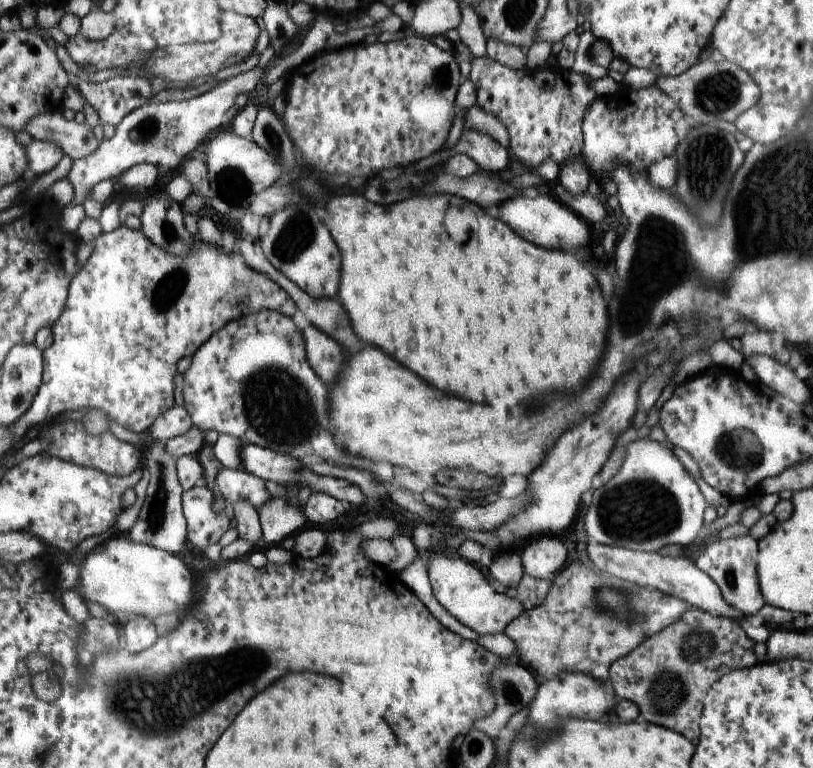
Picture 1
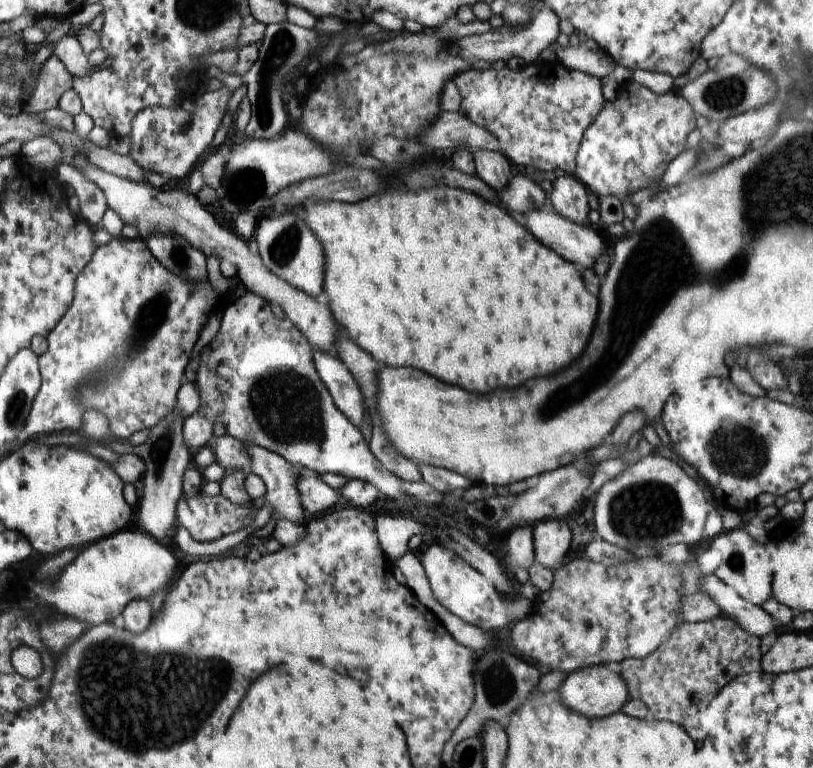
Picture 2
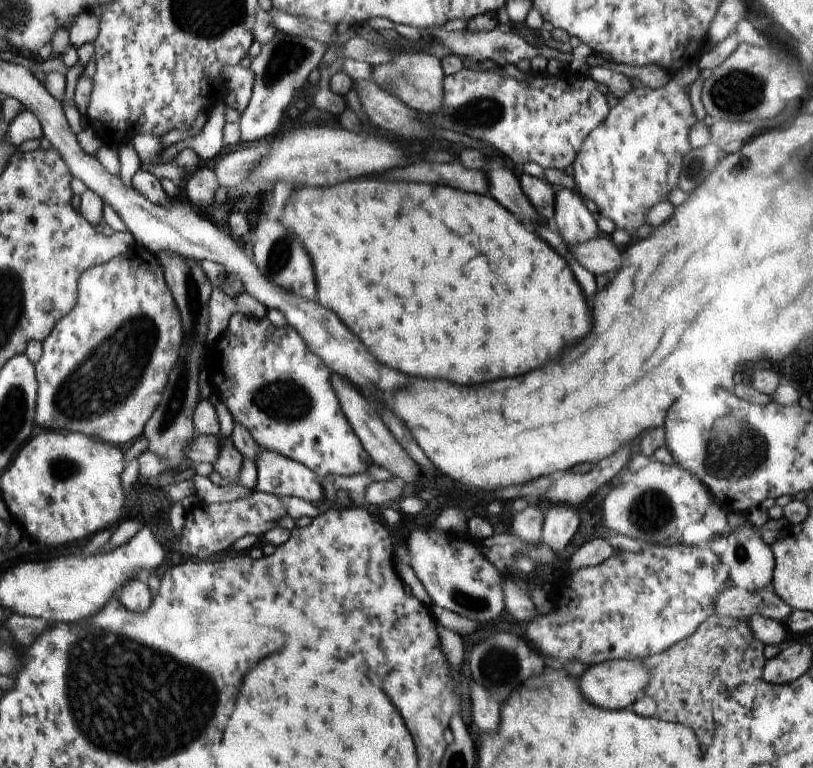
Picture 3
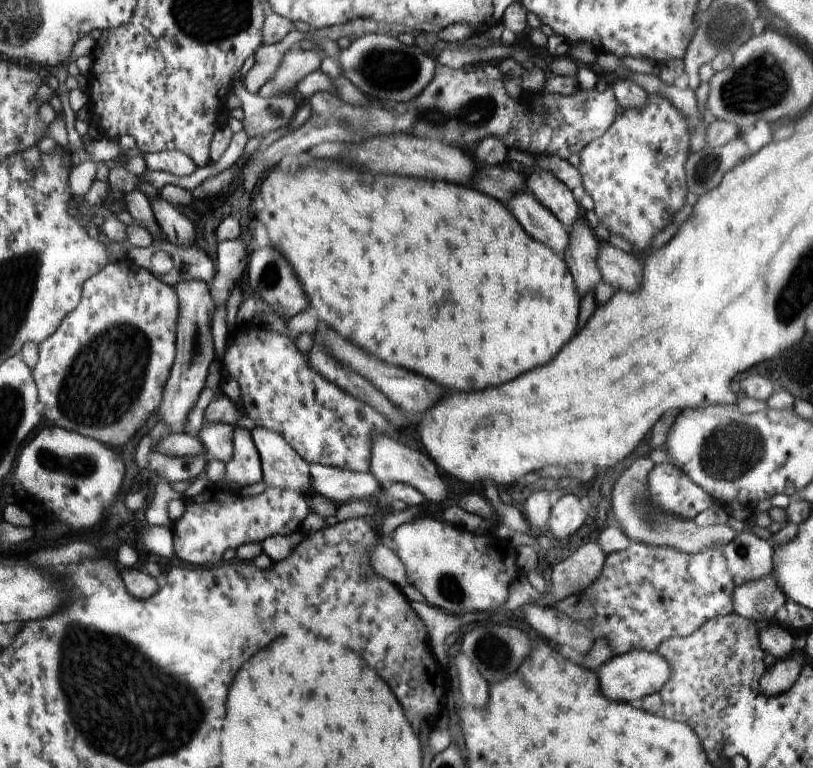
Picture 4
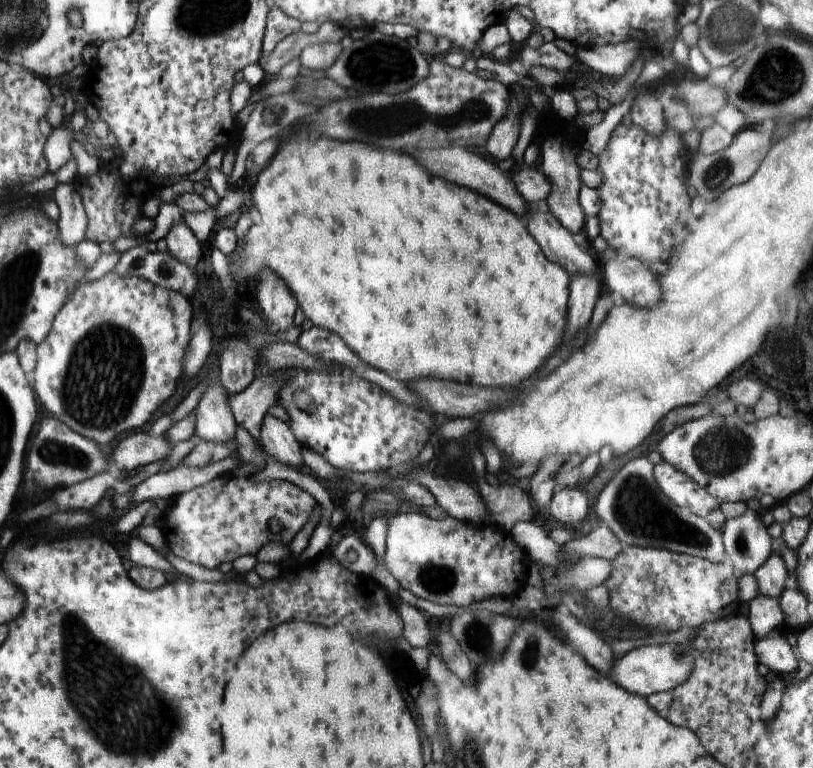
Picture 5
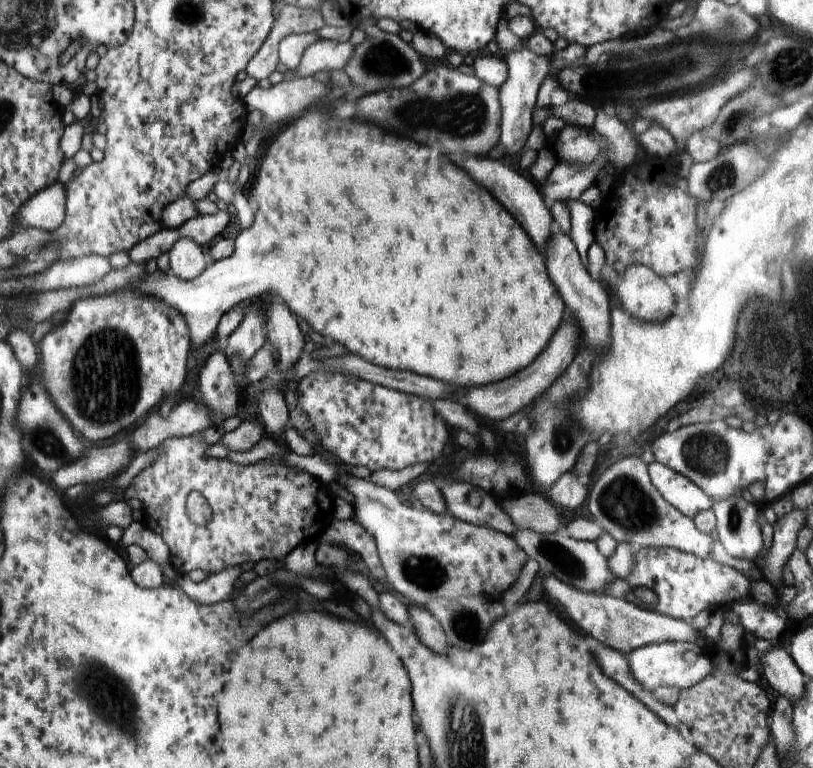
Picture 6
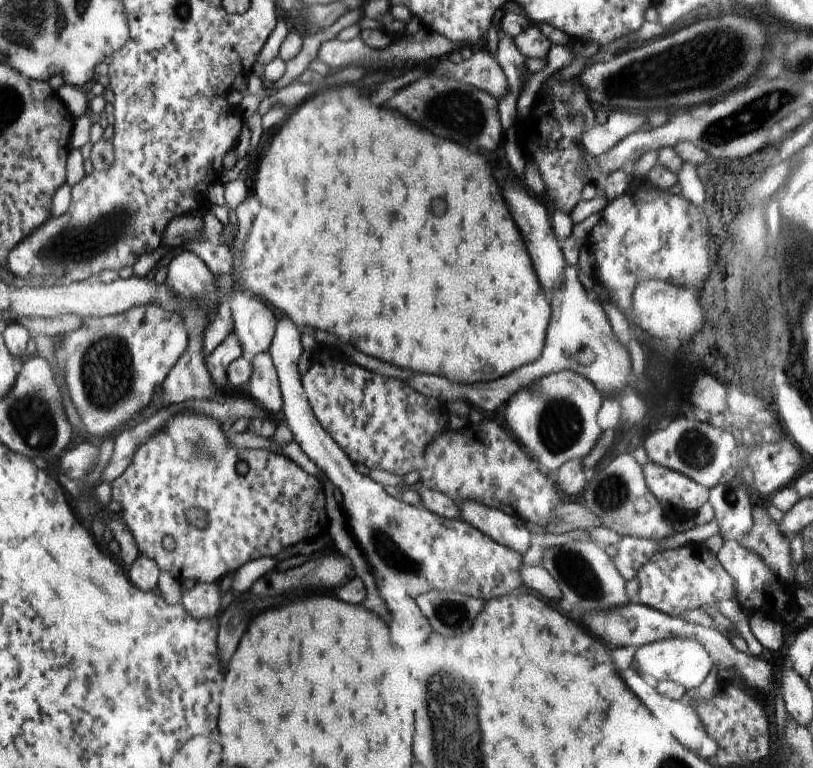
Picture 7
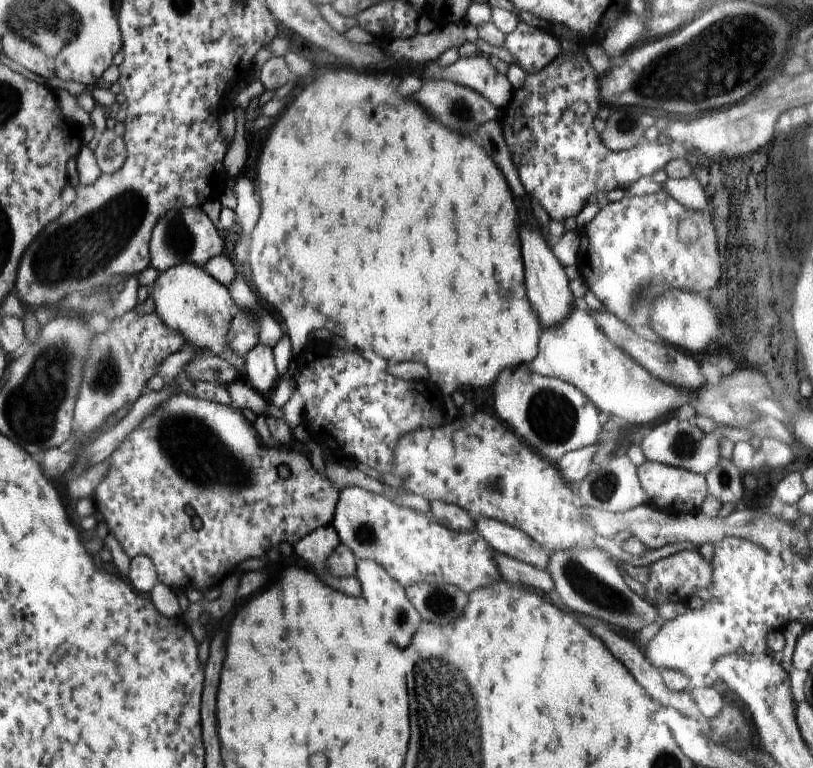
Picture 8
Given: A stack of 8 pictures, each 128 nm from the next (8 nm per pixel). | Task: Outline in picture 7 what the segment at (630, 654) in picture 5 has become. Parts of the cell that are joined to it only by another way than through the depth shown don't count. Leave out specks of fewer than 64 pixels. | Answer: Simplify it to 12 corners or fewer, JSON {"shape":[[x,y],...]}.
{"shape":[[690,636],[638,647],[633,658],[656,681],[698,688],[713,665]]}

